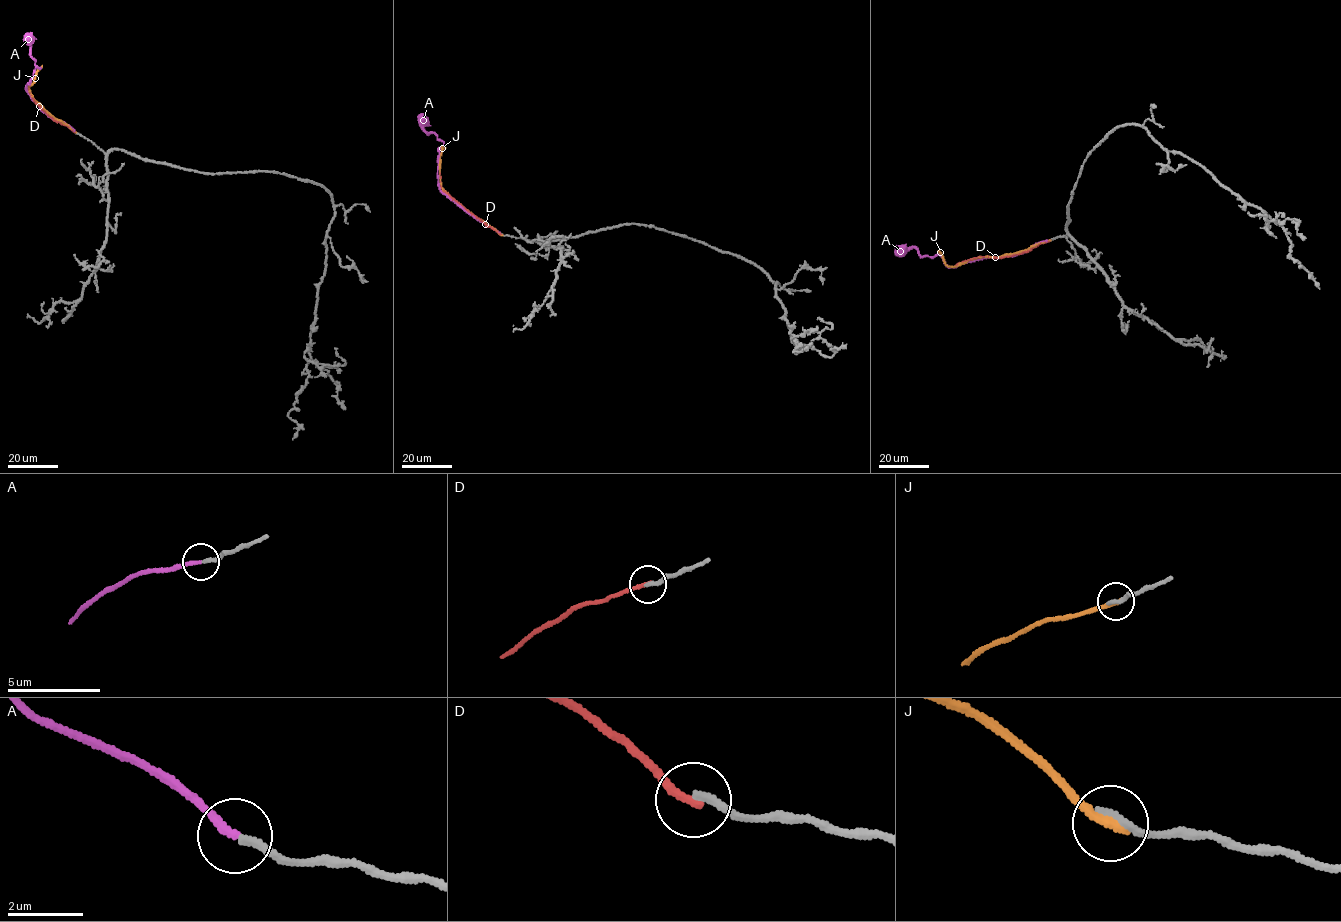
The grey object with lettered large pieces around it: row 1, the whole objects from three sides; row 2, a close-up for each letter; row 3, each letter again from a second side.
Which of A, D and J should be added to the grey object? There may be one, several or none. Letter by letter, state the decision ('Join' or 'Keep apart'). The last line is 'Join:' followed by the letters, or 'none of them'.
A: Join
D: Keep apart
J: Keep apart
Join: A

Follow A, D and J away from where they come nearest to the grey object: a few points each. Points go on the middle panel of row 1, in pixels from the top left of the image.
A: (500, 233), (440, 190), (439, 149), (444, 143), (433, 133), (426, 132), (422, 113)
D: (500, 234), (443, 191), (440, 157)
J: (501, 235), (441, 187), (441, 150), (445, 146)

